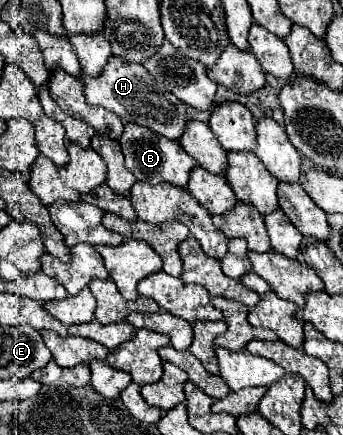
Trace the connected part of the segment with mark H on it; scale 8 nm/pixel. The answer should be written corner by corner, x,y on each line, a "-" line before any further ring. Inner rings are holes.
110,57
108,65
98,77
80,75
86,87
86,99
92,105
100,105
112,113
116,113
126,123
136,123
142,127
148,127
164,137
180,139
186,123
188,123
188,105
184,105
176,95
168,93
164,85
160,85
140,63
128,63
118,57

